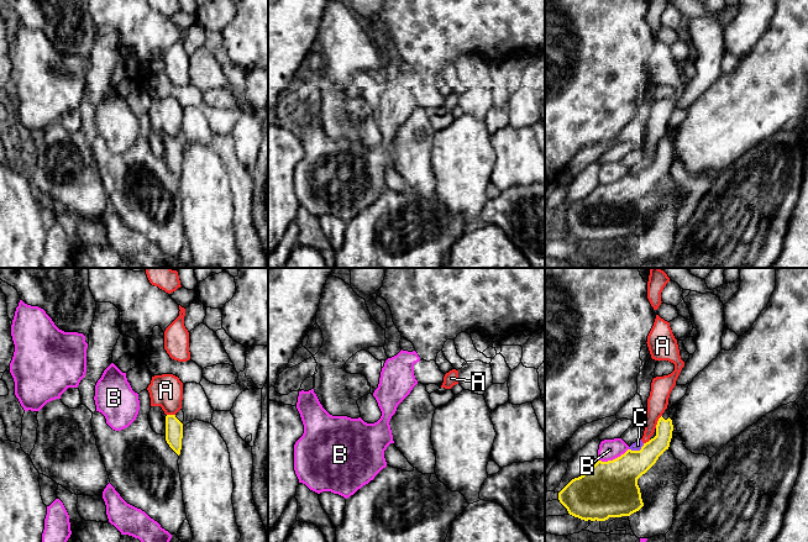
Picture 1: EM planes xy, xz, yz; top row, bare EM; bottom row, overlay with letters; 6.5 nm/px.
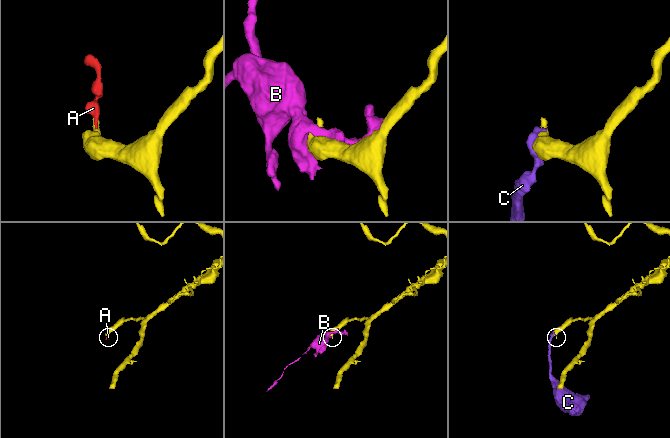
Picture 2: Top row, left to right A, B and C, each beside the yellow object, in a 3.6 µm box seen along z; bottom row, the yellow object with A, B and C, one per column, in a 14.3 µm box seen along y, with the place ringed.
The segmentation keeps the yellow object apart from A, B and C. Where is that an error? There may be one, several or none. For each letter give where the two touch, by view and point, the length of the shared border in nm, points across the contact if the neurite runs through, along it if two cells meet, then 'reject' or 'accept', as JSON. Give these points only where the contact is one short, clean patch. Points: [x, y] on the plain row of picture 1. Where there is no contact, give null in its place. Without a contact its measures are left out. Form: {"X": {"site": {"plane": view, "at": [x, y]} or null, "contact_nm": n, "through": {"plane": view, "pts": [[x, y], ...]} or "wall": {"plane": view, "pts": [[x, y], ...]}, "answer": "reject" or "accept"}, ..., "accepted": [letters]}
{"A": {"site": {"plane": "yz", "at": [657, 145]}, "contact_nm": 100, "answer": "reject"}, "B": {"site": {"plane": "yz", "at": [613, 183]}, "contact_nm": 200, "answer": "reject"}, "C": {"site": {"plane": "yz", "at": [636, 174]}, "contact_nm": 110, "answer": "reject"}, "accepted": []}

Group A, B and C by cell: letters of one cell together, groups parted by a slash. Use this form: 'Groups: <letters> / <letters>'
Groups: A C / B

